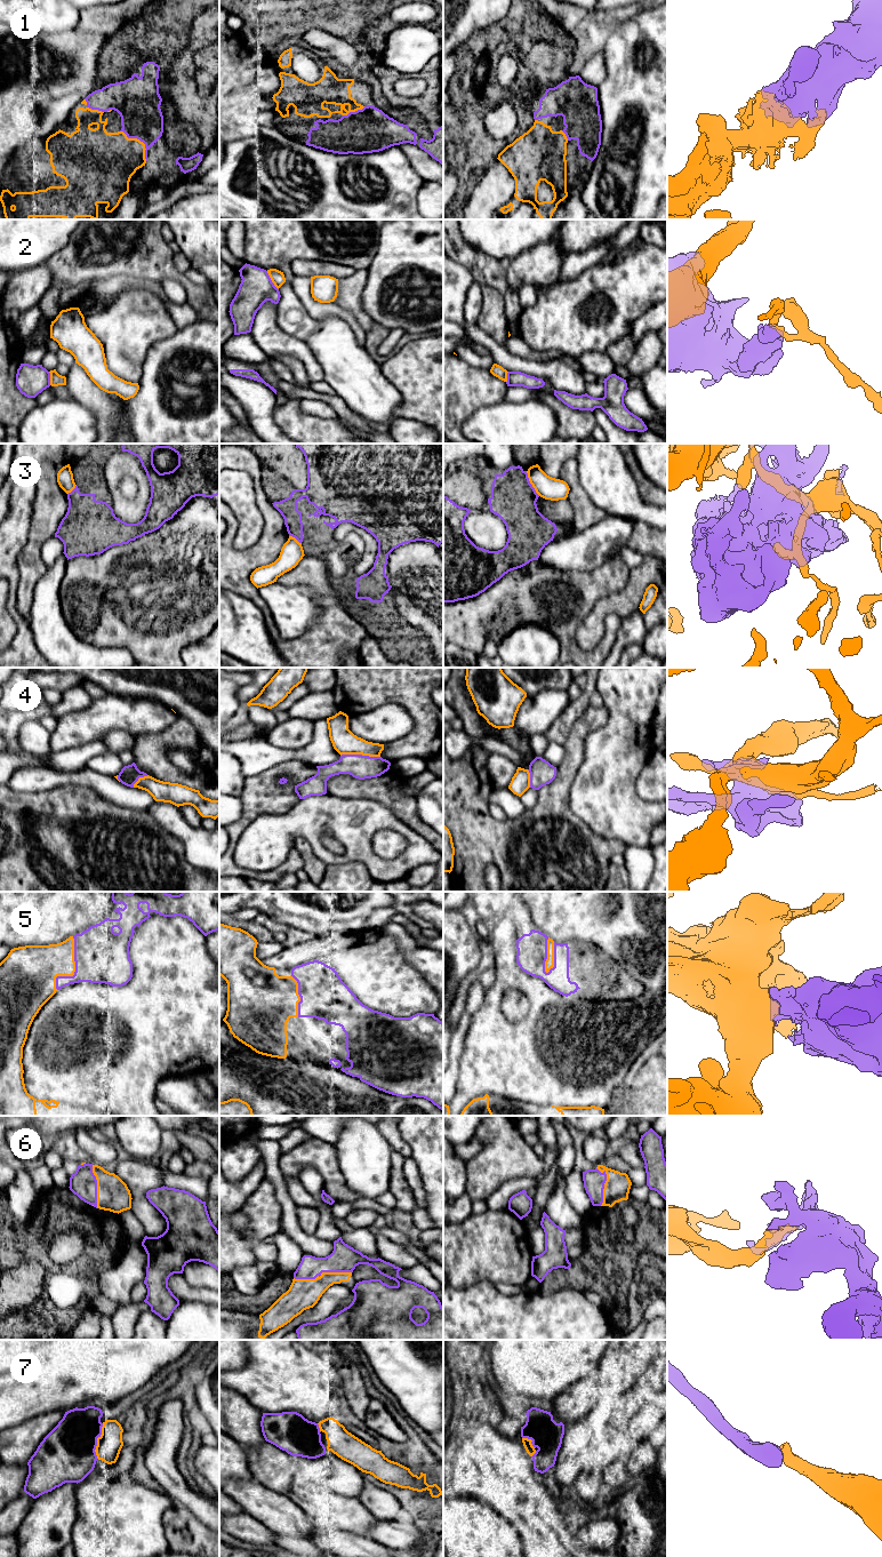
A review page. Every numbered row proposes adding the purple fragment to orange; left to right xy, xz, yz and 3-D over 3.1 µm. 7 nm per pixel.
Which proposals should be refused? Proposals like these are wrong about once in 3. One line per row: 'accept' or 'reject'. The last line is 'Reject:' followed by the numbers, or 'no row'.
1: accept
2: reject
3: reject
4: reject
5: accept
6: accept
7: accept
Reject: 2, 3, 4

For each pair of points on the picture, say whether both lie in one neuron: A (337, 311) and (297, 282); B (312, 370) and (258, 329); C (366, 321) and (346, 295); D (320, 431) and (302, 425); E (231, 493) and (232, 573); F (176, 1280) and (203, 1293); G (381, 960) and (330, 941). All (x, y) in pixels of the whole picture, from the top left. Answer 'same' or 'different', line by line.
A: same
B: same
C: same
D: same
E: different
F: same
G: same

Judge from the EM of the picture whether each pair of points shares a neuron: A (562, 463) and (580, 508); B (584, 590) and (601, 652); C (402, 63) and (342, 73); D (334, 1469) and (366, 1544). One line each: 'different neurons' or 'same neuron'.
A: same neuron
B: same neuron
C: different neurons
D: different neurons

